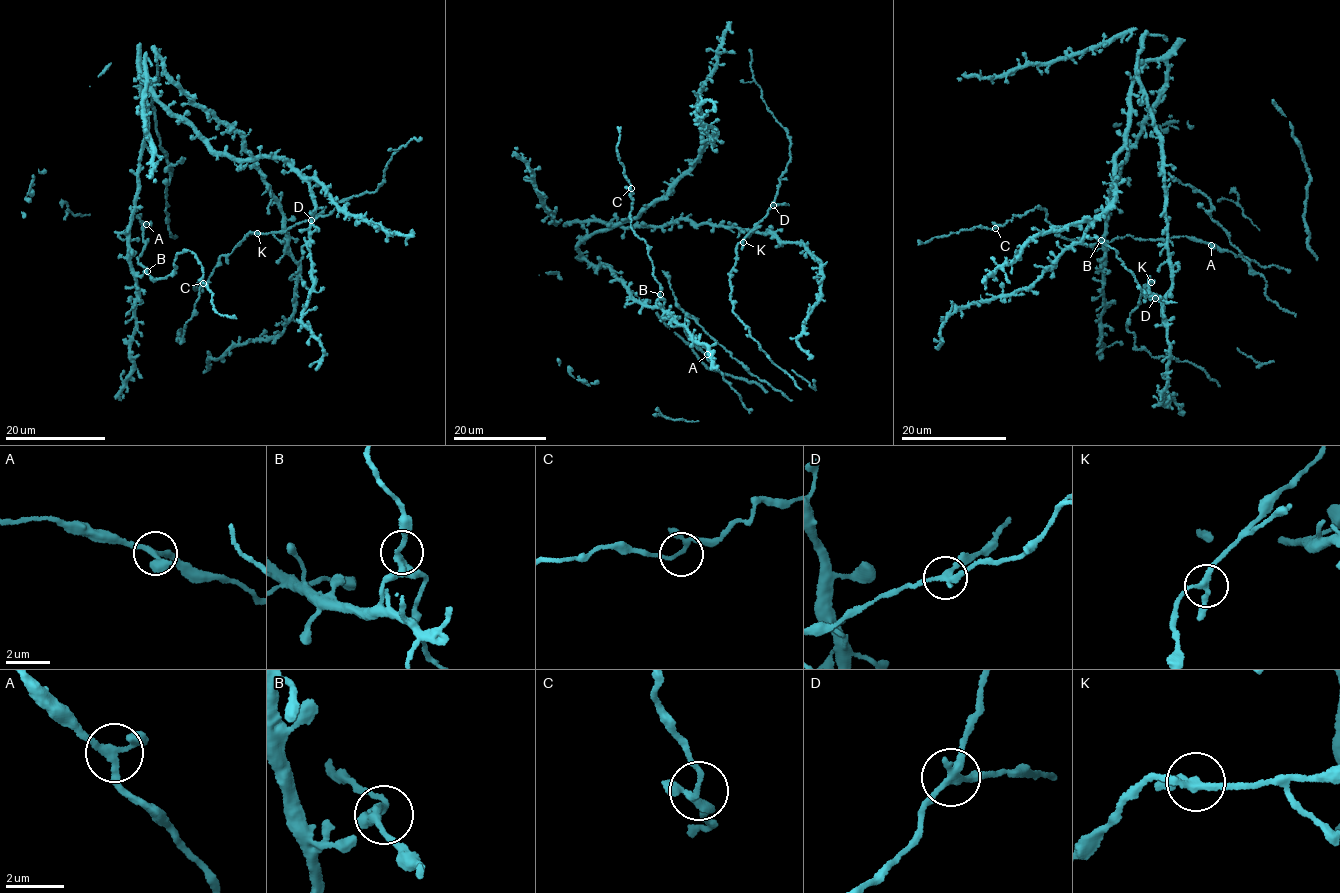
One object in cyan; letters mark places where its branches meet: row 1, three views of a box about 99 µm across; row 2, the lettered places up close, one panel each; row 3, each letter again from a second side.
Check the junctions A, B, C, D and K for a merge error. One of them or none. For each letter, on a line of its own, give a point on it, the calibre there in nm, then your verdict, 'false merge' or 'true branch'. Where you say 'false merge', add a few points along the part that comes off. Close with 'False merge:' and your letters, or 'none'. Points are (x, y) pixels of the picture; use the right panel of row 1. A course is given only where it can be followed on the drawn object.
A: (1211, 245) | 240 nm | true branch
B: (1101, 240) | 240 nm | true branch
C: (995, 228) | 160 nm | true branch
D: (1155, 298) | 240 nm | false merge | (1154, 298), (1167, 303), (1177, 302)
K: (1151, 282) | 240 nm | true branch
False merge: D

